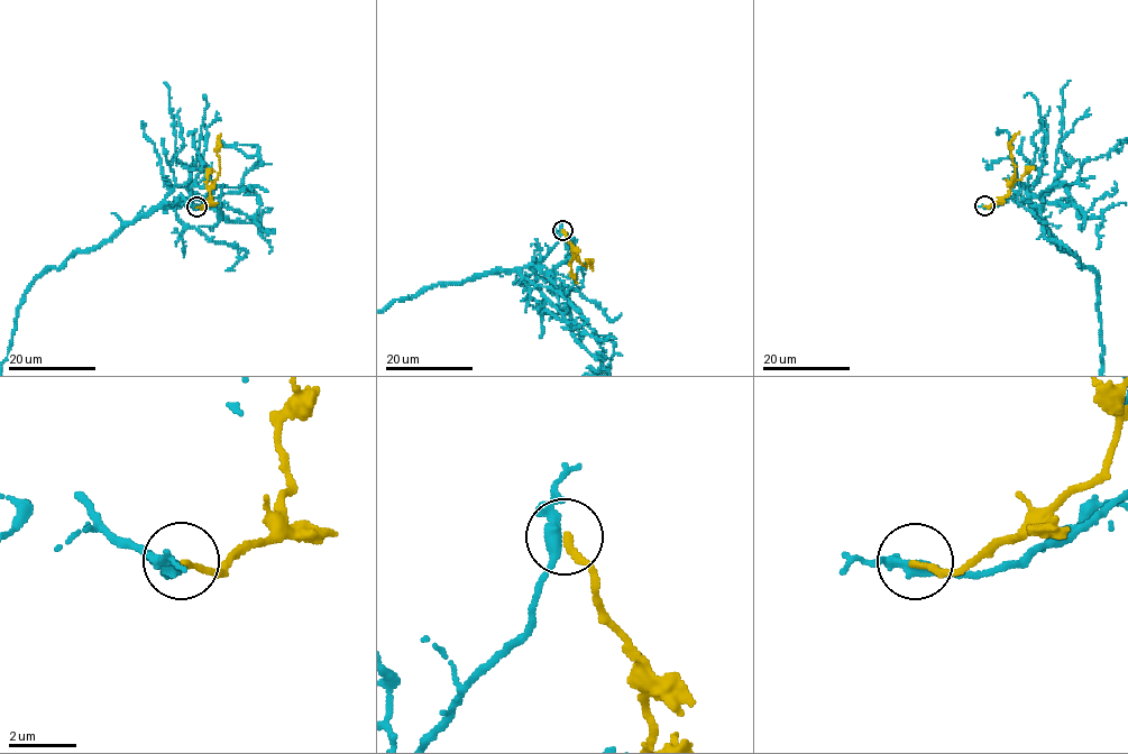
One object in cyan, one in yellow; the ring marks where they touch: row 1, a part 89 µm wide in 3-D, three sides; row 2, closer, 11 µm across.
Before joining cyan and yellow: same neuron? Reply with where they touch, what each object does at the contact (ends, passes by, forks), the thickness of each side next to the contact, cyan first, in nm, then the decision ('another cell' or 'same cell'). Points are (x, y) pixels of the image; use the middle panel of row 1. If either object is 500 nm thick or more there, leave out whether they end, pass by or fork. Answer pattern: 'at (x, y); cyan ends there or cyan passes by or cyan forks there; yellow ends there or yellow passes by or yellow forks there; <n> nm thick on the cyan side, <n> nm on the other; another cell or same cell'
at (562, 230); cyan passes by; yellow ends there; 360 nm thick on the cyan side, 190 nm on the other; another cell

